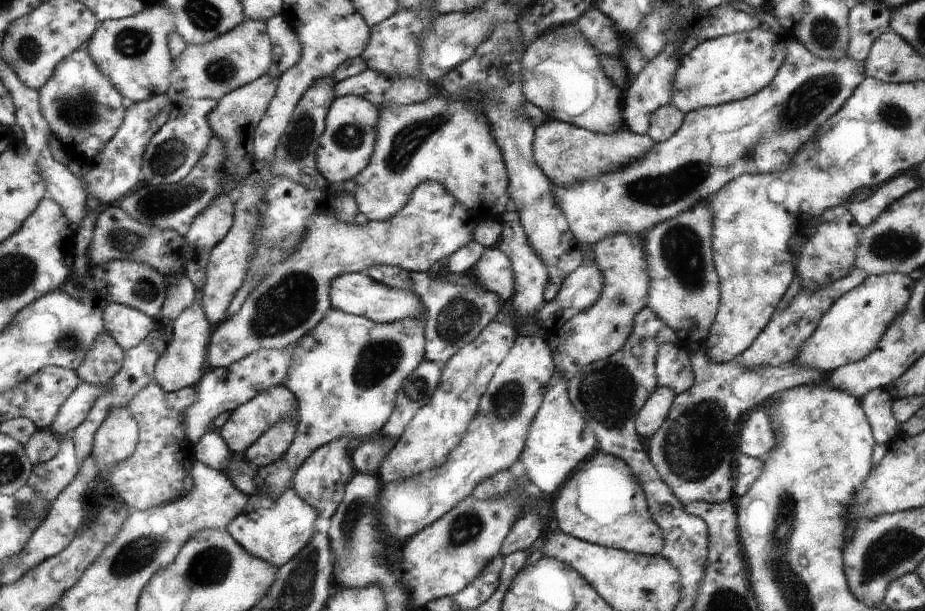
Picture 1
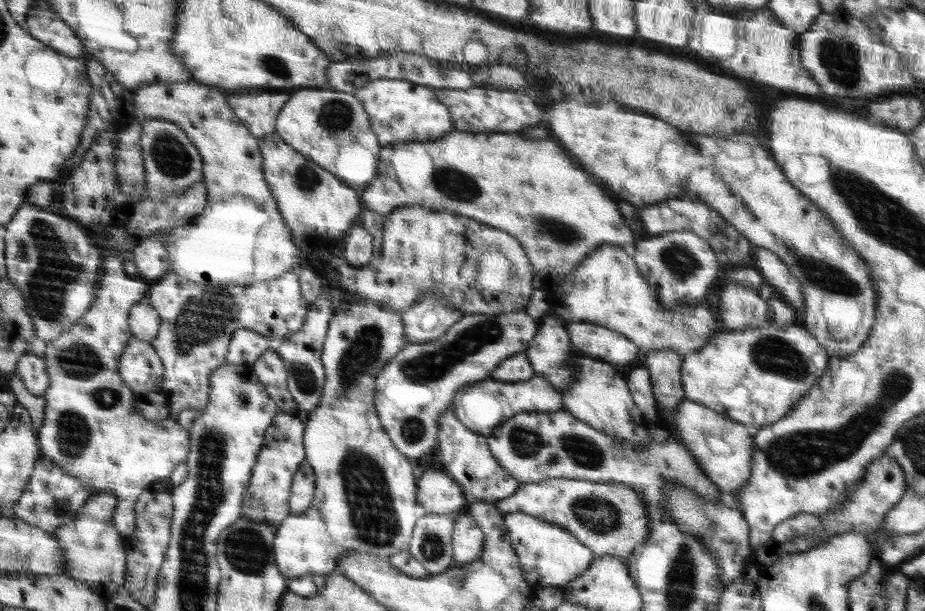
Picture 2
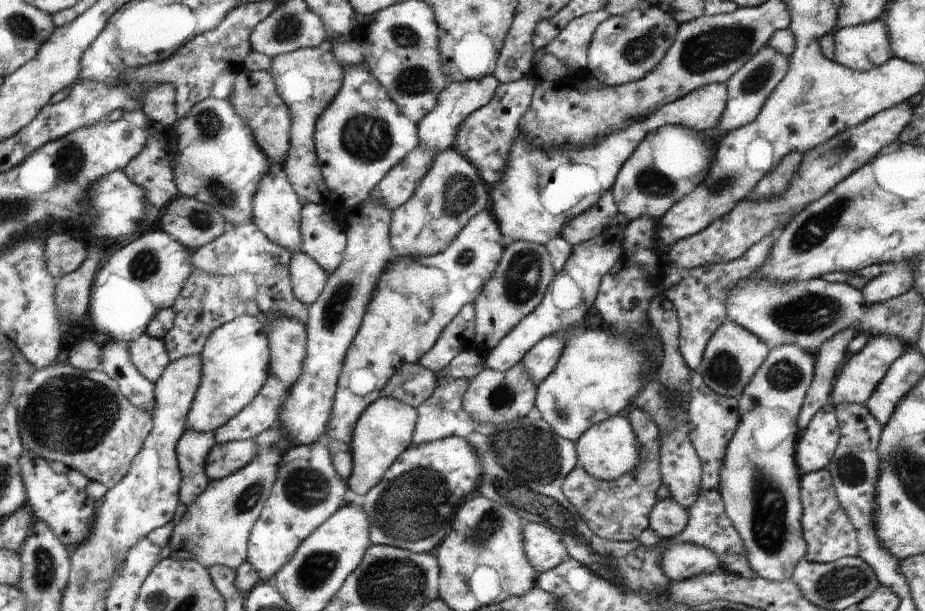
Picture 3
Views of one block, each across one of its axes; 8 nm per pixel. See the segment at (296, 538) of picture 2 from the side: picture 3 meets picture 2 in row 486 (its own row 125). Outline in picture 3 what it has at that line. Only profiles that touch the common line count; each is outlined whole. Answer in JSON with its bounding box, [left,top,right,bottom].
[315,65,419,212]

